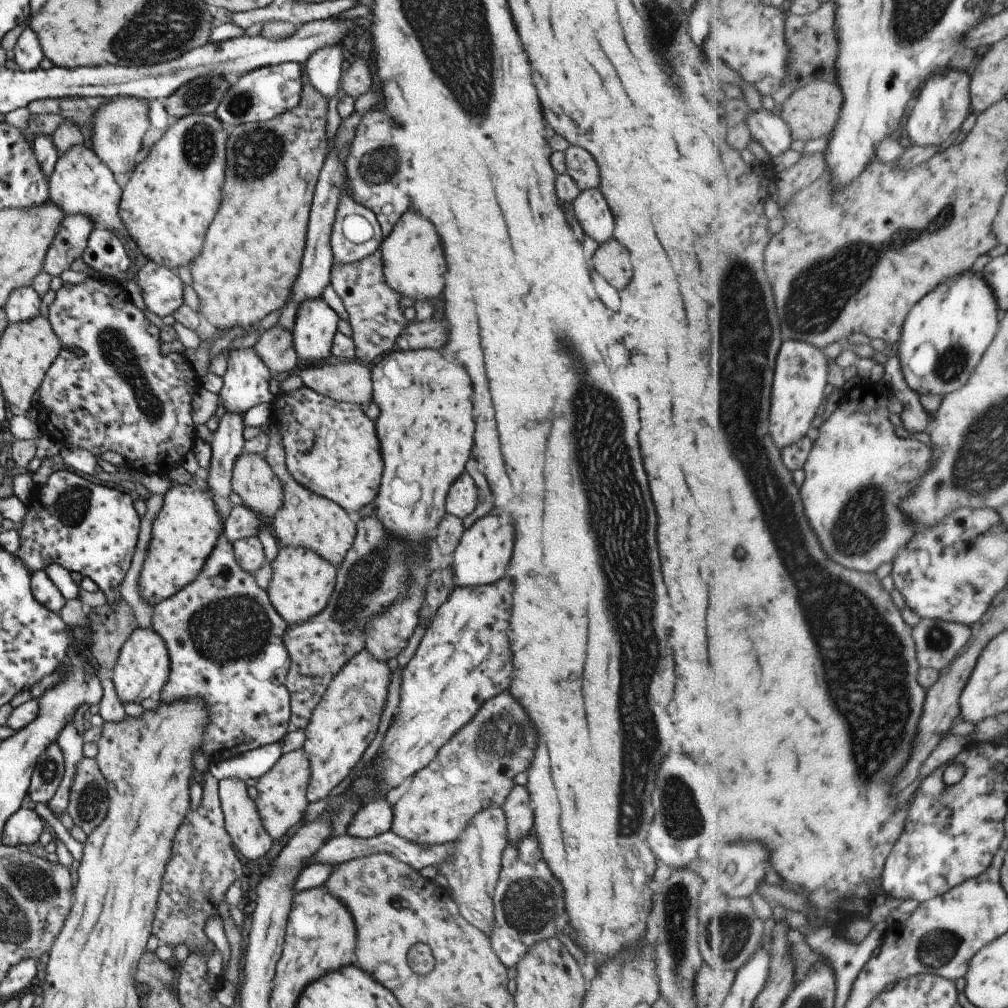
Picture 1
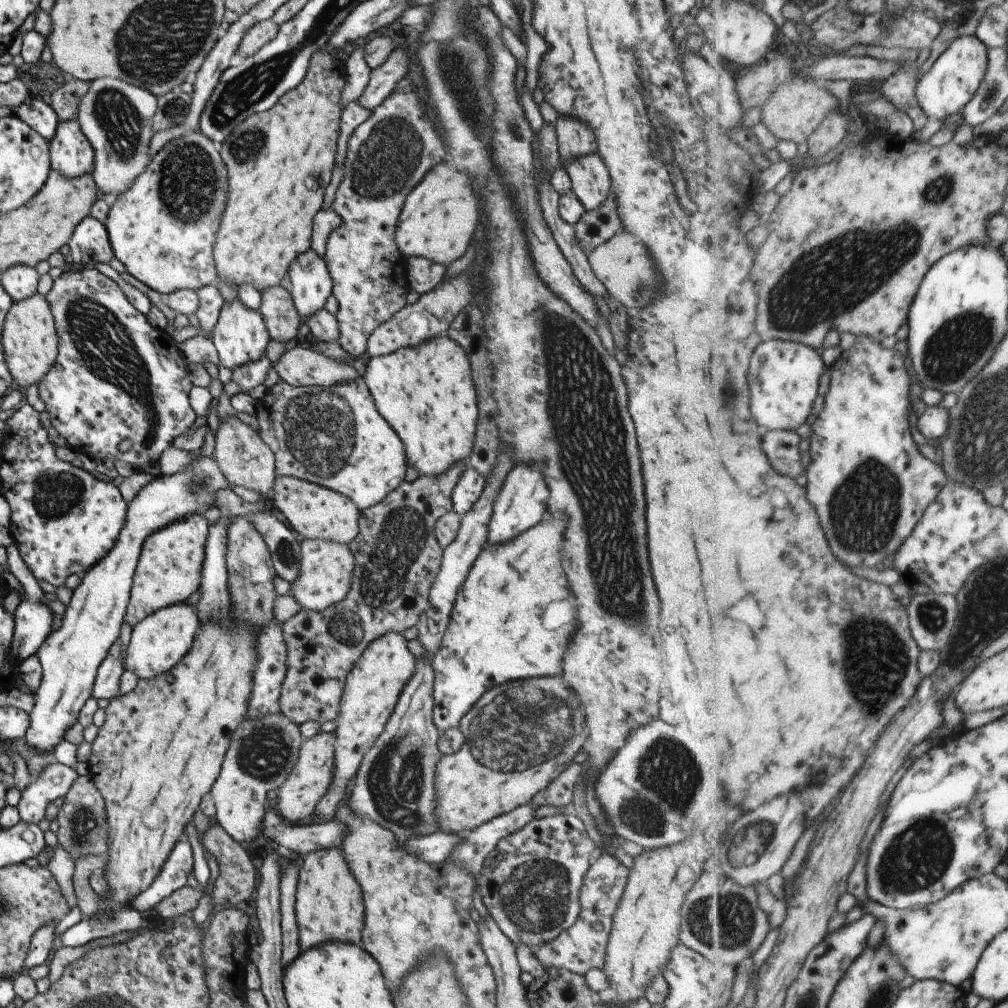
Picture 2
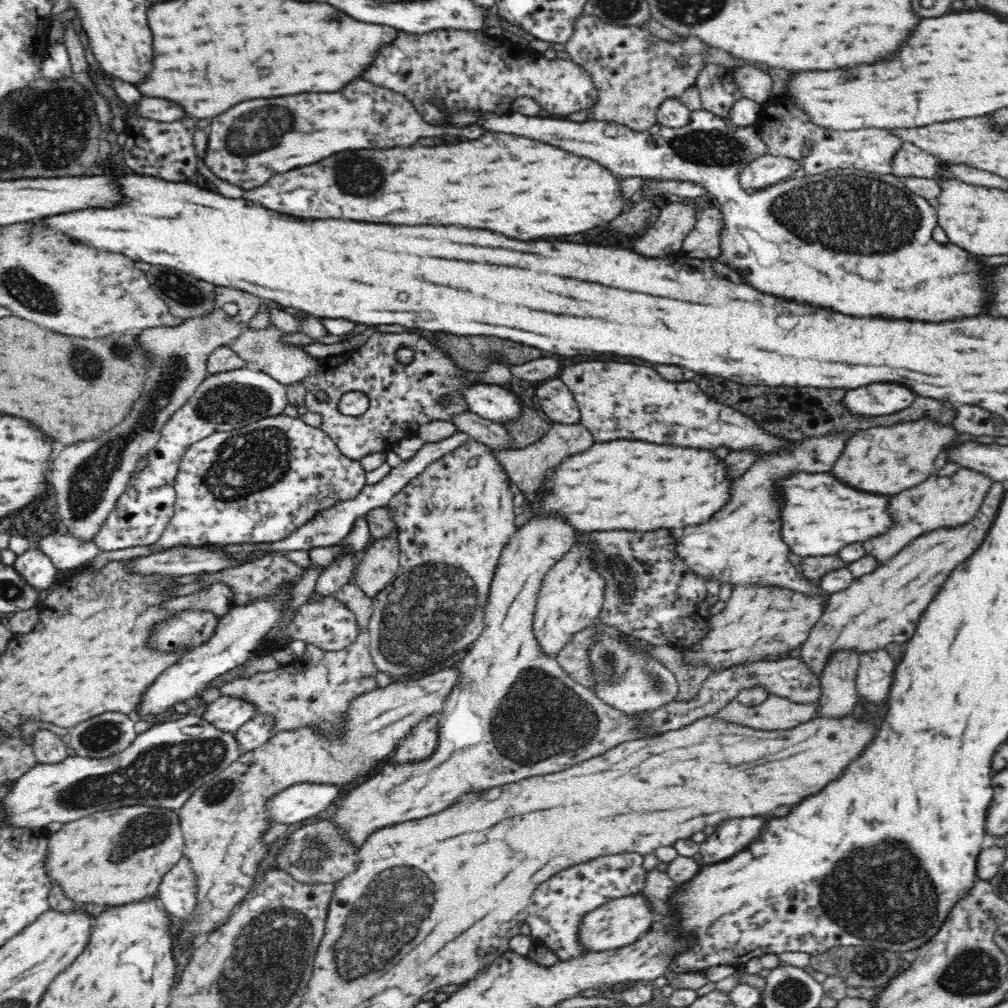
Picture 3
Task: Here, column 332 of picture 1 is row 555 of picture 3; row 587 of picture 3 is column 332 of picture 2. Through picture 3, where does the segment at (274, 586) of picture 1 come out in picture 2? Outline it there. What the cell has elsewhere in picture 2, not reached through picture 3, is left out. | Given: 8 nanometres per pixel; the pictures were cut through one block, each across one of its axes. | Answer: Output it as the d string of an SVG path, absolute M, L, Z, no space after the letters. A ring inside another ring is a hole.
M304 539L300 543L301 562L290 594L306 611L319 612L343 602L350 591L354 556L346 544L321 539Z

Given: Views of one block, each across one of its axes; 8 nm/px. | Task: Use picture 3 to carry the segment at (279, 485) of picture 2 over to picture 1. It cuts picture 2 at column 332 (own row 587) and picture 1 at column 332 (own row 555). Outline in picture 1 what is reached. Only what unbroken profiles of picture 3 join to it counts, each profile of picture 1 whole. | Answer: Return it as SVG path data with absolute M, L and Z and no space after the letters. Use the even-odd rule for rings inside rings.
M274 417L268 424L270 433L268 434L268 447L264 454L270 468L278 480L282 482L282 488L284 488L282 506L274 514L272 521L268 523L269 528L274 538L278 539L278 542L282 542L285 547L302 546L302 548L308 548L308 550L316 552L320 558L324 558L326 562L340 566L346 552L352 548L352 542L356 536L356 526L350 520L350 516L336 502L310 492L308 488L304 488L302 484L298 484L292 478L292 474L286 468L284 446L282 446L280 432L276 428L276 424L280 423L279 417Z

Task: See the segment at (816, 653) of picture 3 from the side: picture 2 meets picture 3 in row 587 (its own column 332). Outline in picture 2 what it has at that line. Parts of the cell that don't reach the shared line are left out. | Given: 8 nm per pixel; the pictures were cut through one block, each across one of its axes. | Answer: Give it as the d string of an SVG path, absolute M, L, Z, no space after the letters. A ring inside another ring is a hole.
M341 848L304 856L295 895L295 918L300 953L328 942L342 941L361 947L361 933L365 926L362 892L346 865Z

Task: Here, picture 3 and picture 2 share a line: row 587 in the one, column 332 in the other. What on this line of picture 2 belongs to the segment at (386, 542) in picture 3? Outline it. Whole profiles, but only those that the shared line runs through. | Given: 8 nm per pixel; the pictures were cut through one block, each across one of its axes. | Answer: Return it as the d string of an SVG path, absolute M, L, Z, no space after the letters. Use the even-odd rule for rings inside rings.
M302 346L286 350L272 367L291 386L330 388L362 377L361 365L342 363Z

